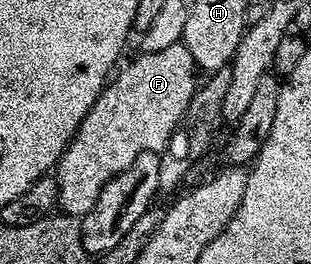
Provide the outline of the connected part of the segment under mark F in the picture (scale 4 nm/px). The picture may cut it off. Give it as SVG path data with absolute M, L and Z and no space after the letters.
M184 43L167 46L167 50L141 52L121 73L119 72L106 83L95 106L91 106L91 110L87 110L83 122L79 122L71 142L65 147L65 153L57 159L55 169L57 208L64 215L78 218L86 216L91 210L91 206L95 206L103 186L107 186L107 182L111 178L115 178L127 166L131 166L131 162L135 162L135 158L139 158L139 154L144 152L160 154L164 151L174 130L179 126L188 103L191 102L193 92L199 87L197 63L191 58Z

